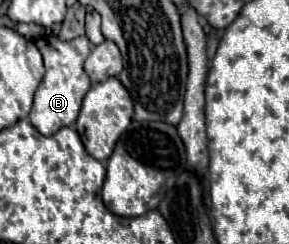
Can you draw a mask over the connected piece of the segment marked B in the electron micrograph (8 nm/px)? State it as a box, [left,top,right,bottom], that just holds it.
[29,35,91,135]

